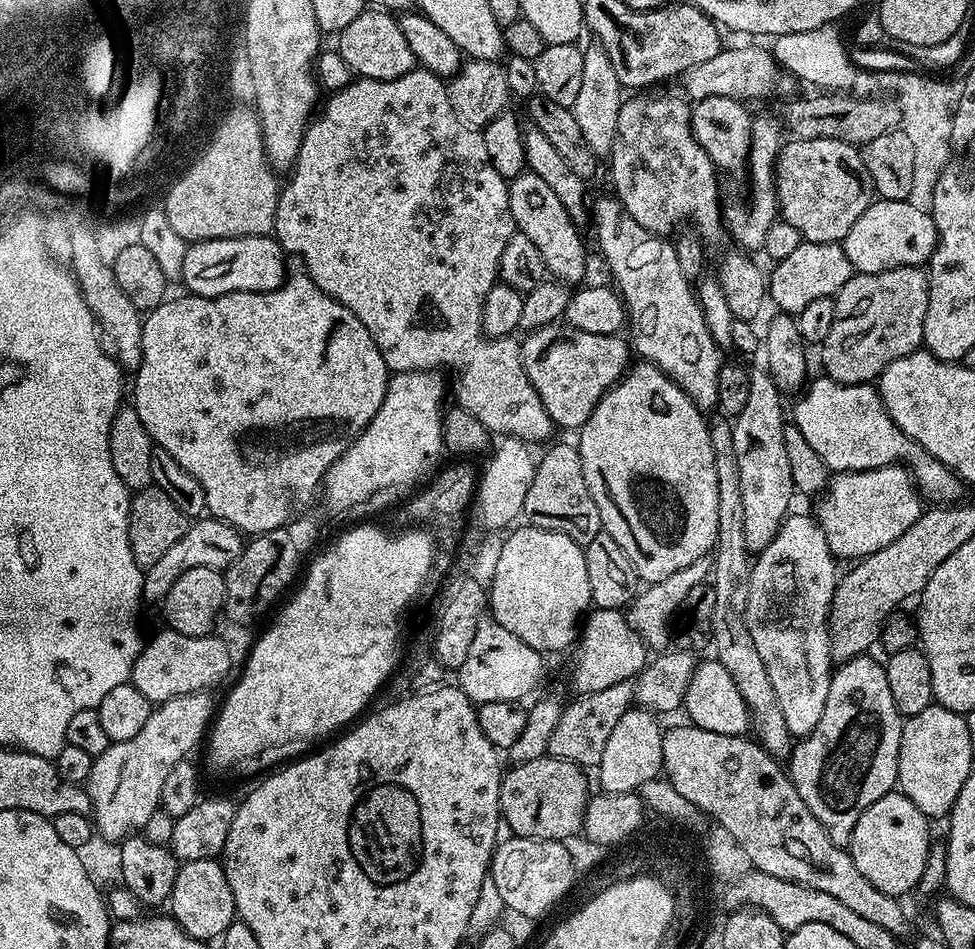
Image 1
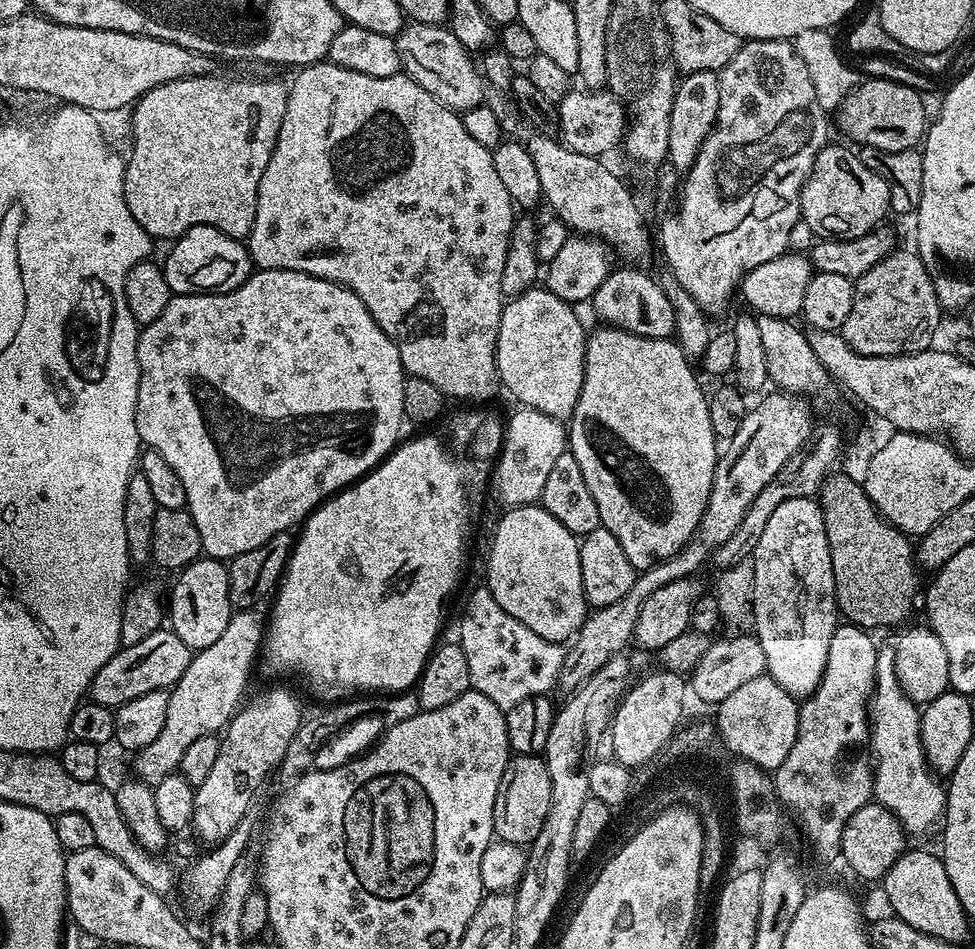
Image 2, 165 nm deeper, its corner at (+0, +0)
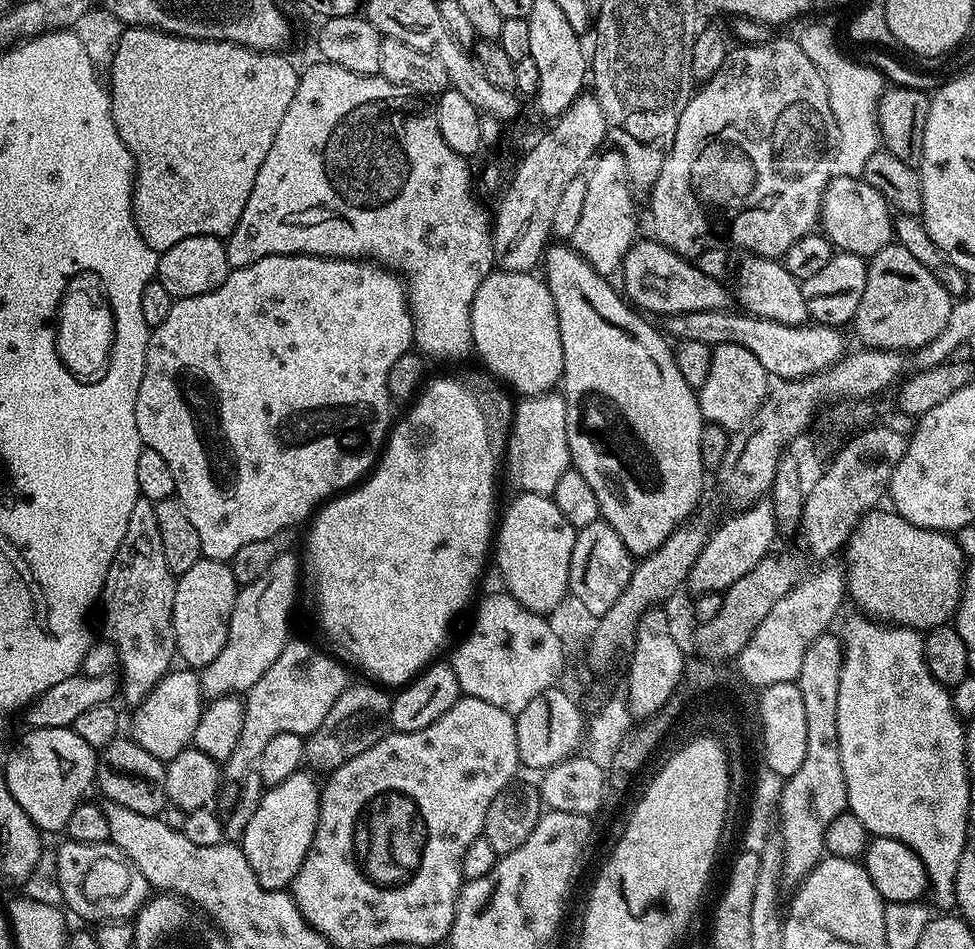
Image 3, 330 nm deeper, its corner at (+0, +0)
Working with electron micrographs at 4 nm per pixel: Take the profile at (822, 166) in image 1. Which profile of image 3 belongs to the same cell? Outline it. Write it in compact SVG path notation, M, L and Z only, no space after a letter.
M833 176L829 180L822 194L818 224L833 249L865 258L878 254L894 240L894 216L886 198L858 176Z

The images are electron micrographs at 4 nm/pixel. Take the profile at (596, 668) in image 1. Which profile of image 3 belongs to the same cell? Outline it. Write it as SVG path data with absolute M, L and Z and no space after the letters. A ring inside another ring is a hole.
M763 498L748 508L739 509L725 524L711 529L707 542L702 546L702 554L698 554L698 562L688 575L688 584L696 594L718 592L723 594L742 574L750 574L762 558L773 551L772 543L776 540L778 529L776 515L772 509L772 501ZM693 588L693 589L692 589Z

